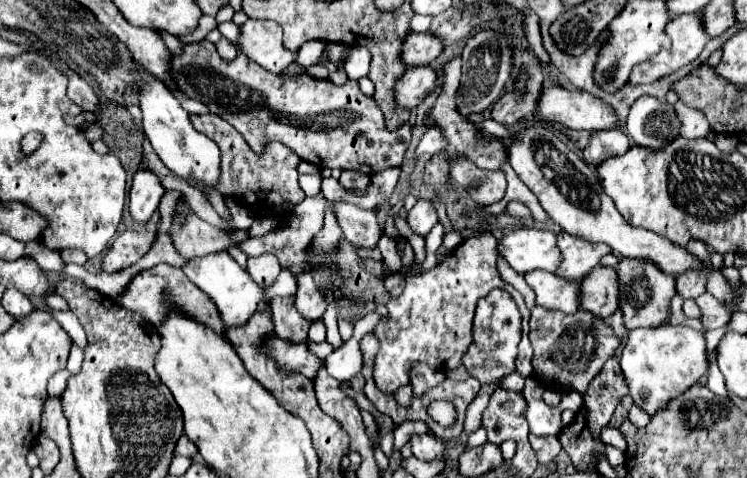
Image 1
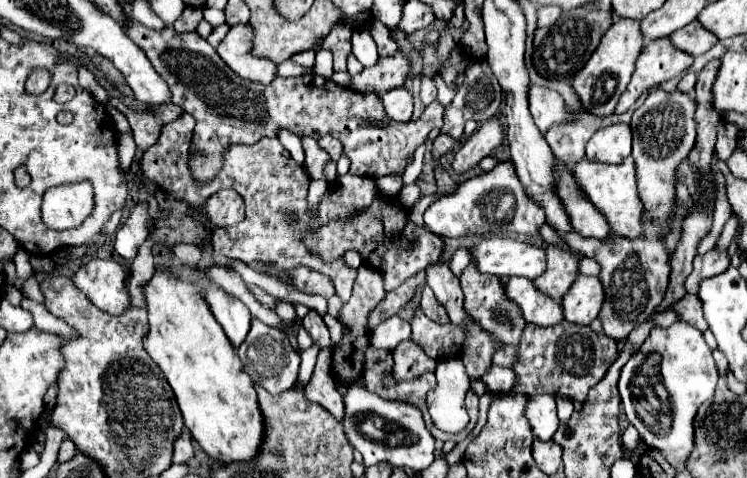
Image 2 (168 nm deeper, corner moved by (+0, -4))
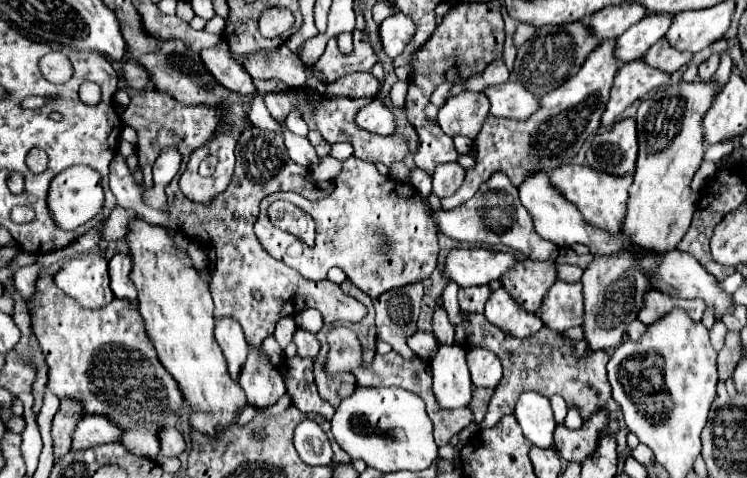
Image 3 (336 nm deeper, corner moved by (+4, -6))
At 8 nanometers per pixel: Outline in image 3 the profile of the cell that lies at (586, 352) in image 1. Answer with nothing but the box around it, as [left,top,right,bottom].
[455,313,619,427]

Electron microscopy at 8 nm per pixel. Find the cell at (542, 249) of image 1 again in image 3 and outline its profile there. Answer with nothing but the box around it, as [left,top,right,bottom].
[447,247,517,287]

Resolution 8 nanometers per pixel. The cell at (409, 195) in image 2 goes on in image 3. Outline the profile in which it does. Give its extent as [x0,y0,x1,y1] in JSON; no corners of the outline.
[441,41,619,209]

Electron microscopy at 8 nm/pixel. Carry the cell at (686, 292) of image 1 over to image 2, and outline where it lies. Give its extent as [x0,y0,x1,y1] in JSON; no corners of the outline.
[685,247,731,293]

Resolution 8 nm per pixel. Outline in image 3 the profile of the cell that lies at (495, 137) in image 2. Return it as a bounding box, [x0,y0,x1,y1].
[433,161,465,197]

